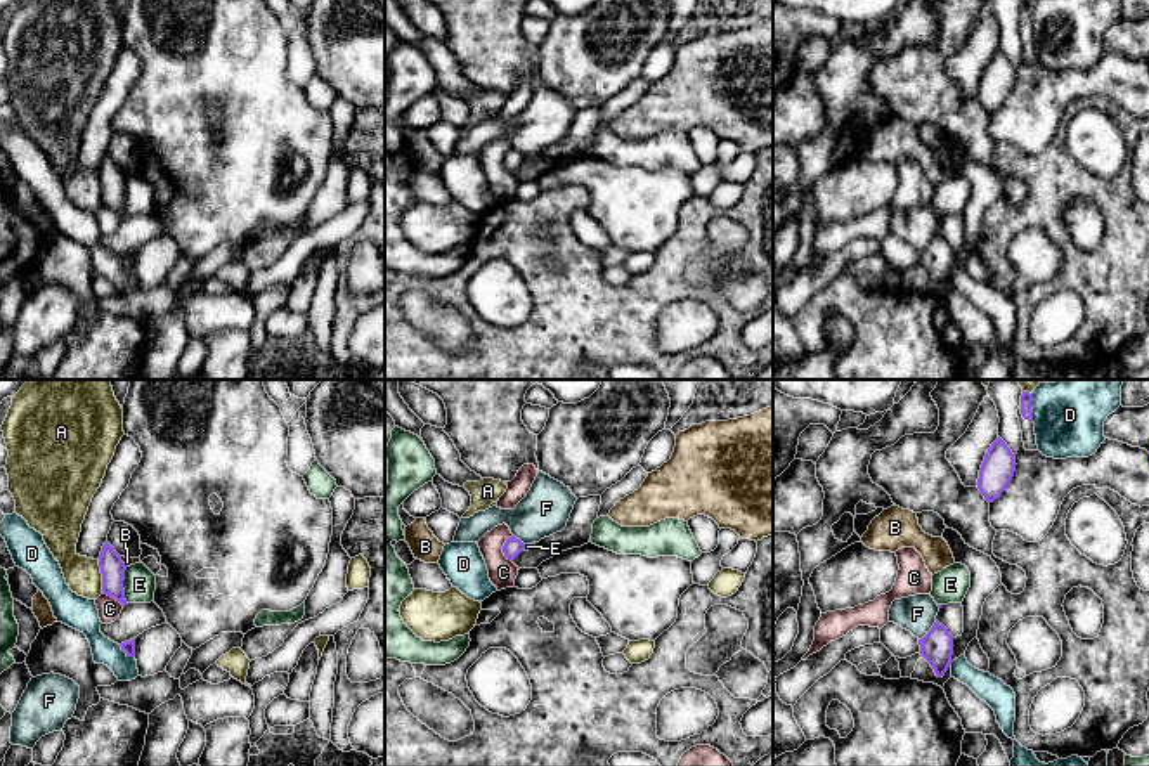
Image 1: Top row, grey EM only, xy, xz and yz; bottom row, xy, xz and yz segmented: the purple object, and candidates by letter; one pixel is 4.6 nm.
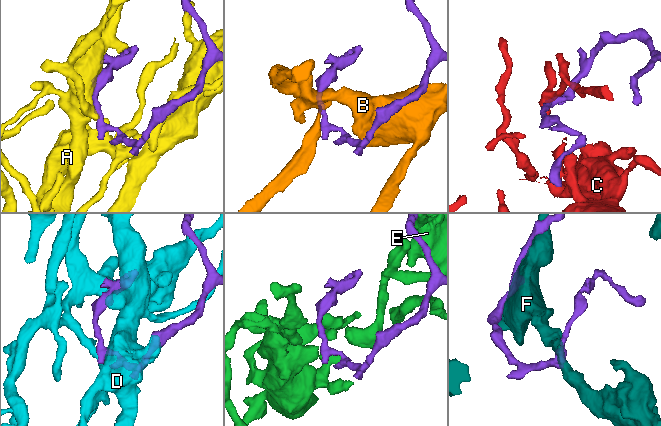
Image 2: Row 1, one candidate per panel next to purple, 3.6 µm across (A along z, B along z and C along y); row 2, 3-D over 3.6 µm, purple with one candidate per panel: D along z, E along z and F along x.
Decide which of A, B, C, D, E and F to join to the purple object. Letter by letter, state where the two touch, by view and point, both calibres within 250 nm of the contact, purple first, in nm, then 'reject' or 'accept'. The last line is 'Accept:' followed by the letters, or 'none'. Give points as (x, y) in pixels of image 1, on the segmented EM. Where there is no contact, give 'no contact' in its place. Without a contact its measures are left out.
A: contact xy (103, 577); calibres 110 and 170 nm; reject
B: contact xy (122, 562); calibres 110 and 40 nm; reject
C: contact xz (503, 548); calibres 90 and 130 nm; reject
D: contact xy (127, 654); calibres 60 and 130 nm; reject
E: contact xy (122, 586); calibres 110 and 150 nm; reject
F: contact yz (929, 631); calibres 160 and 180 nm; reject
Accept: none

